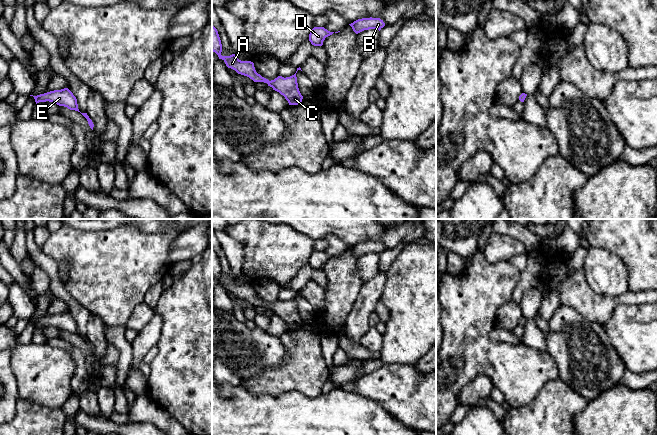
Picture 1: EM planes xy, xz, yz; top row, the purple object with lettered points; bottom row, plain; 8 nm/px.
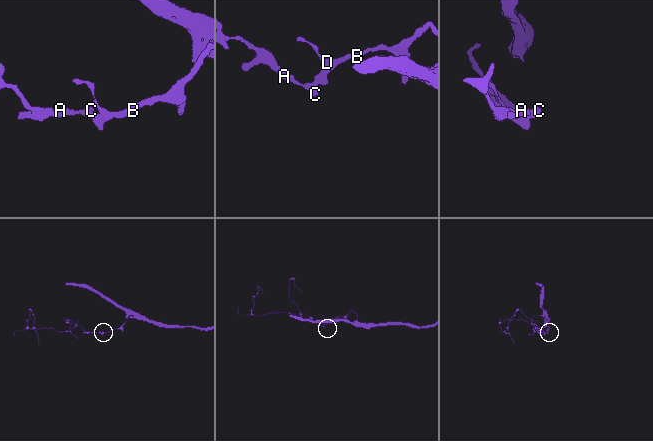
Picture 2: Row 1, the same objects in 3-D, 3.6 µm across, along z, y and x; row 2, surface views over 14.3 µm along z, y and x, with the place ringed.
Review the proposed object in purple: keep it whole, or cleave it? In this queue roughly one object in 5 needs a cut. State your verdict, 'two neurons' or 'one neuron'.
one neuron

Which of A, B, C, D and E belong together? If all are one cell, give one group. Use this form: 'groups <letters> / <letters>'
groups A B C D E

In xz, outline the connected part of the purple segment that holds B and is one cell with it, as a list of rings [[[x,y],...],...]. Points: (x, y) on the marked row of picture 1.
[[[370,17],[358,19],[349,25],[352,27],[353,31],[358,34],[369,29],[377,29],[380,31],[385,26],[385,23],[380,18]]]

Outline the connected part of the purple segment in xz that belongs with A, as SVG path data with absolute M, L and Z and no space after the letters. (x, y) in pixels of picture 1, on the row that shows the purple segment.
M212 25L212 51L215 52L219 59L222 59L228 68L235 70L238 74L244 75L252 79L254 82L264 82L273 90L279 92L285 97L289 105L298 105L302 103L303 96L301 95L296 73L290 77L278 76L274 80L269 81L262 77L255 70L254 63L251 61L241 61L235 54L230 56L222 56L222 44L217 29Z

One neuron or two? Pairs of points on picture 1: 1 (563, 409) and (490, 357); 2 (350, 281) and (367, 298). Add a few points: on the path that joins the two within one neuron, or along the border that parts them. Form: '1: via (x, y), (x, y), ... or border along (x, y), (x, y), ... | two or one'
1: border along (557, 377), (549, 380), (530, 402), (520, 406) | two
2: border along (363, 283), (353, 307), (349, 311) | two

